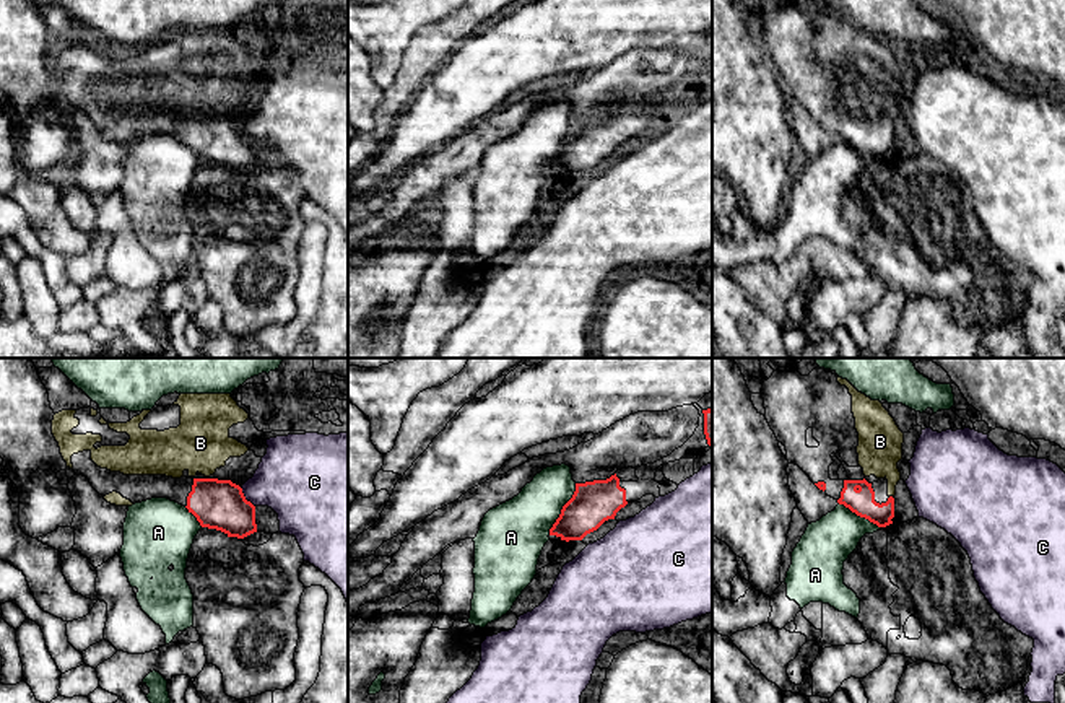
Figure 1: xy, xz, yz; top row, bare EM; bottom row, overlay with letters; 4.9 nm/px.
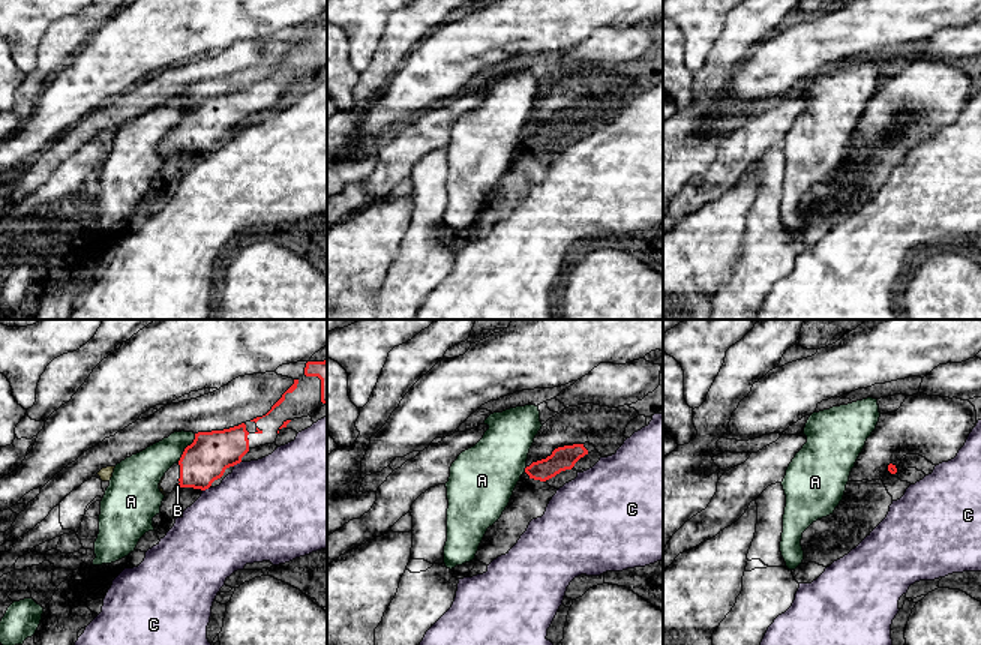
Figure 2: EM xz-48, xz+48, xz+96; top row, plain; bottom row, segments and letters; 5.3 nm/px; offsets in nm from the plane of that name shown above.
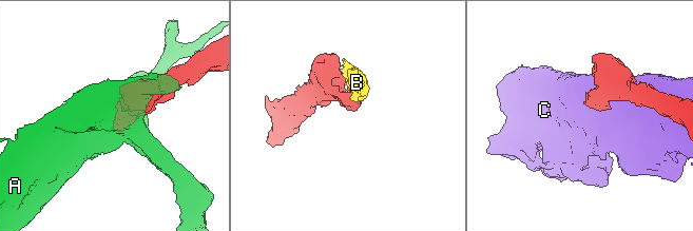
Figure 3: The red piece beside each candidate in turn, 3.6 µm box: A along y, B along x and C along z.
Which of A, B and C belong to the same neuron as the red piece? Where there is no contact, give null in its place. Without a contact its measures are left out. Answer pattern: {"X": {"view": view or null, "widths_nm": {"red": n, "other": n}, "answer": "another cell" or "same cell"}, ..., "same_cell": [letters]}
{"A": {"view": "xz", "widths_nm": {"red": 220, "other": 300}, "answer": "another cell"}, "B": {"view": "yz", "widths_nm": {"red": 130, "other": 220}, "answer": "same cell"}, "C": {"view": "xy", "widths_nm": {"red": 240, "other": 360}, "answer": "another cell"}, "same_cell": ["B"]}

